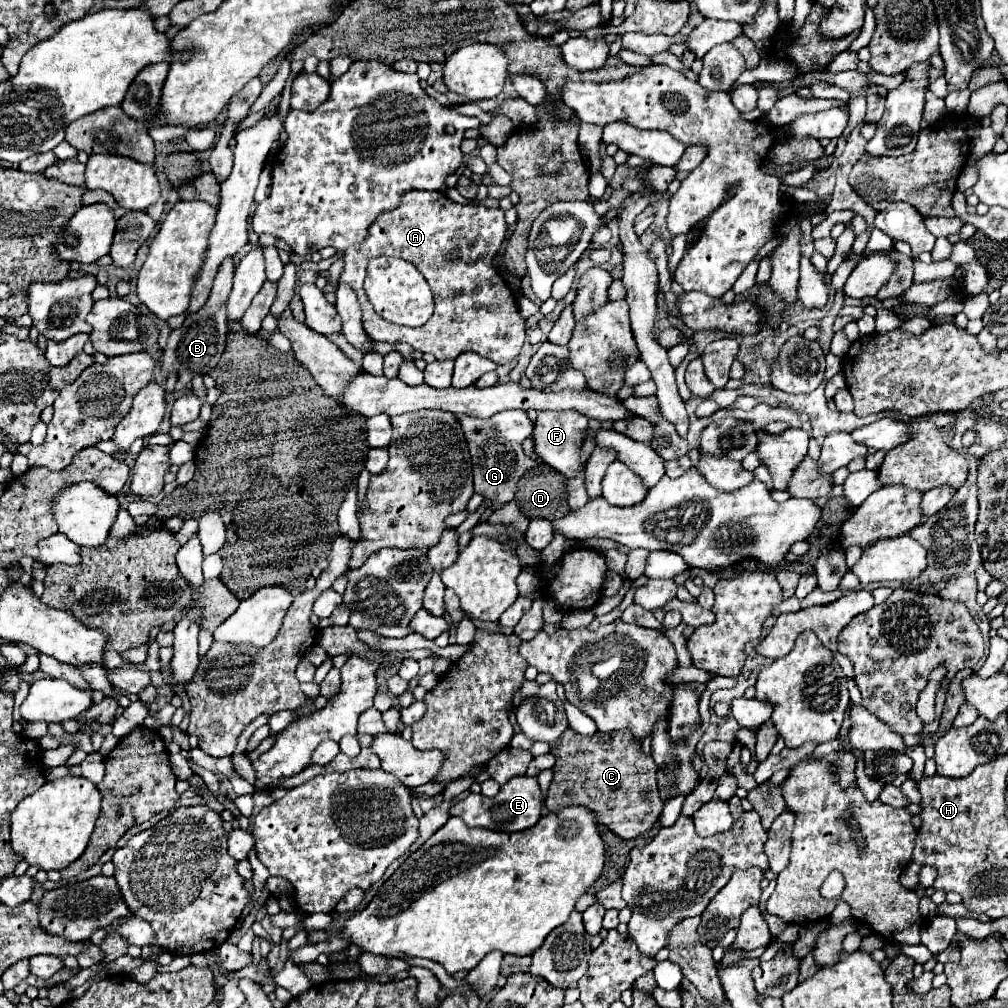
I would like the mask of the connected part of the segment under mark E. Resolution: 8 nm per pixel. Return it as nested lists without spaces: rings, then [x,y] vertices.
[[[514,777],[510,779],[496,797],[484,797],[482,793],[468,793],[466,799],[458,801],[450,813],[464,819],[468,827],[486,827],[492,831],[524,831],[538,823],[542,809],[542,791],[536,777]]]

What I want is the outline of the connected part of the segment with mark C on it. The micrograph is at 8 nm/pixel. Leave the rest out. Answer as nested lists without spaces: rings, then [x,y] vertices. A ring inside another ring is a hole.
[[[566,729],[550,751],[556,757],[556,765],[544,801],[548,811],[560,811],[570,805],[586,807],[622,839],[634,839],[650,831],[658,821],[664,803],[658,797],[656,763],[642,751],[642,745],[632,741],[632,733],[614,733],[614,739],[608,739],[604,733],[586,737]]]

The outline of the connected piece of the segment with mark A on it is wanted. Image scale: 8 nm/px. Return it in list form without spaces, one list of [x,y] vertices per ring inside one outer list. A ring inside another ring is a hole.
[[[410,191],[402,197],[402,203],[398,209],[378,217],[378,221],[370,227],[370,235],[360,245],[360,249],[346,251],[344,271],[338,279],[338,283],[350,285],[352,291],[358,295],[358,301],[360,301],[360,307],[364,313],[362,315],[364,329],[374,341],[408,343],[422,353],[432,353],[436,359],[456,359],[464,351],[474,351],[482,357],[492,359],[498,365],[504,365],[504,363],[510,363],[520,353],[524,339],[526,339],[526,319],[520,317],[518,303],[516,303],[512,291],[508,289],[502,275],[494,267],[494,257],[502,249],[506,233],[508,233],[508,225],[506,225],[502,209],[488,209],[484,205],[460,205],[460,203],[450,201],[446,197],[446,193],[442,193],[442,191]],[[380,255],[394,255],[394,257],[402,257],[402,259],[410,261],[430,283],[430,289],[432,289],[434,301],[436,301],[436,309],[426,325],[416,327],[416,329],[392,325],[390,321],[378,317],[376,311],[372,309],[362,283],[366,277],[368,259],[380,257]]]

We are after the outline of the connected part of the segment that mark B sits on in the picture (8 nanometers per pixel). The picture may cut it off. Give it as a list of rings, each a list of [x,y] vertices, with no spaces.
[[[228,257],[228,261],[224,261],[224,265],[220,265],[218,275],[214,279],[214,287],[210,291],[208,301],[204,303],[204,307],[196,313],[190,313],[184,321],[184,325],[180,329],[174,329],[168,337],[168,345],[162,351],[162,371],[168,375],[172,371],[178,373],[178,383],[176,389],[184,389],[194,373],[198,371],[198,375],[206,375],[210,373],[210,369],[216,367],[216,363],[220,361],[222,353],[224,353],[224,343],[226,343],[226,327],[228,327],[228,317],[224,313],[226,309],[226,301],[228,301],[228,293],[232,291],[232,277],[234,277],[234,259]]]

